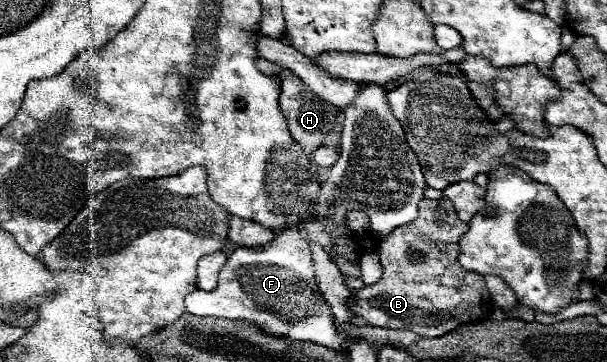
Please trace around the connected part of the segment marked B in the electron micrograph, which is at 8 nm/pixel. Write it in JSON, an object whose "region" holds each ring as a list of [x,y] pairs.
{"region":[[[423,198],[419,202],[419,216],[415,222],[403,224],[397,230],[393,230],[387,238],[377,242],[377,254],[381,258],[383,266],[383,278],[373,286],[363,286],[353,294],[353,300],[347,302],[347,308],[351,314],[361,316],[371,326],[381,328],[401,328],[411,330],[425,338],[435,338],[453,332],[457,326],[467,322],[483,322],[487,320],[495,306],[489,298],[489,290],[485,286],[485,280],[481,274],[463,270],[459,264],[459,238],[469,230],[467,224],[463,224],[453,208],[453,202],[447,198],[439,200],[427,200]]]}

